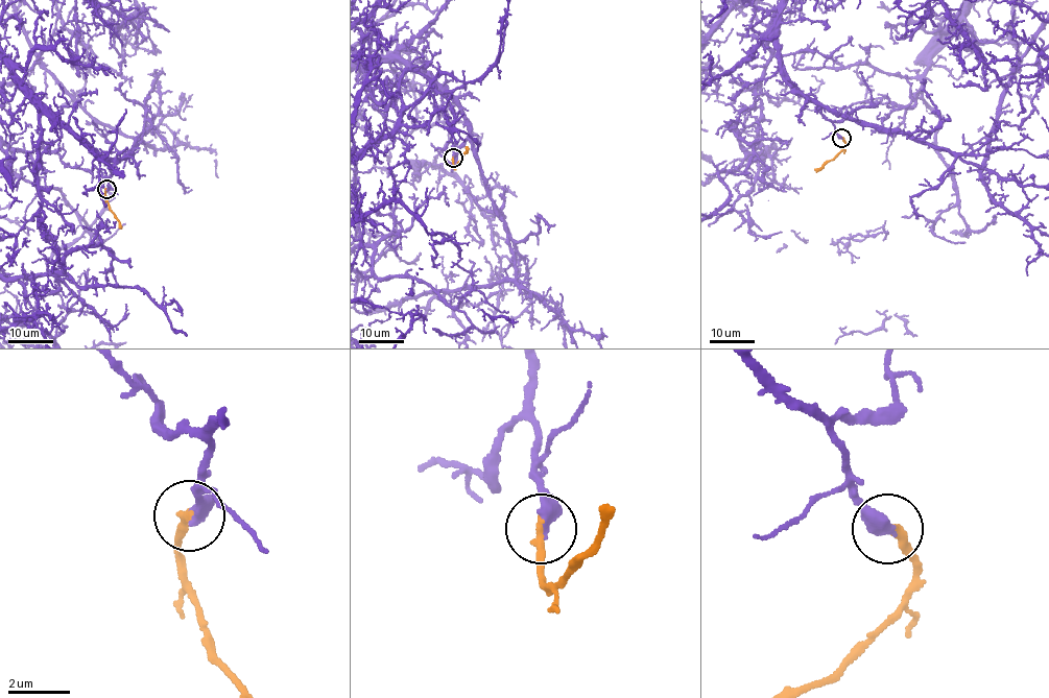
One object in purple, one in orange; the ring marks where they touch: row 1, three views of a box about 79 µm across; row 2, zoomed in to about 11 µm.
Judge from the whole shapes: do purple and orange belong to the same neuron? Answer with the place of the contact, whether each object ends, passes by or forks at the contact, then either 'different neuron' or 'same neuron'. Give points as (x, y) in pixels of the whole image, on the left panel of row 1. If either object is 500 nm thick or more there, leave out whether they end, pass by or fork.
place (106, 189); purple ends; orange ends; same neuron

